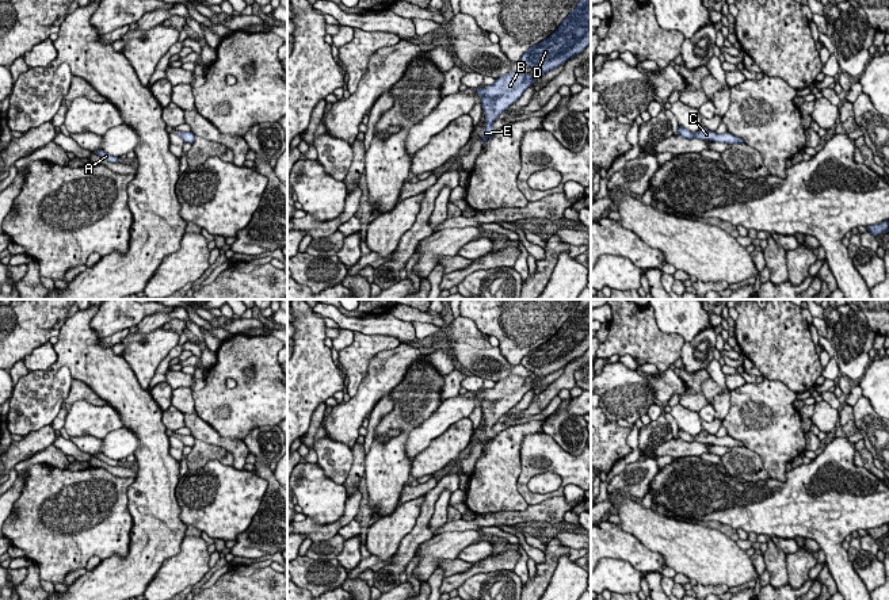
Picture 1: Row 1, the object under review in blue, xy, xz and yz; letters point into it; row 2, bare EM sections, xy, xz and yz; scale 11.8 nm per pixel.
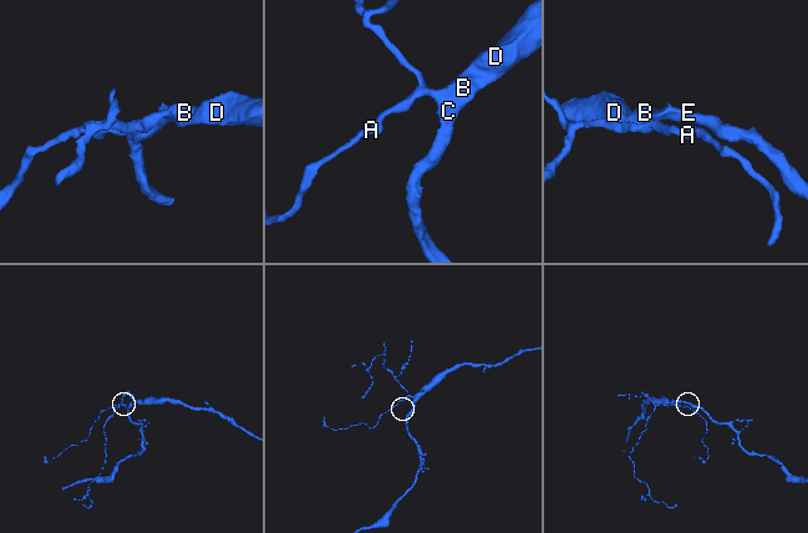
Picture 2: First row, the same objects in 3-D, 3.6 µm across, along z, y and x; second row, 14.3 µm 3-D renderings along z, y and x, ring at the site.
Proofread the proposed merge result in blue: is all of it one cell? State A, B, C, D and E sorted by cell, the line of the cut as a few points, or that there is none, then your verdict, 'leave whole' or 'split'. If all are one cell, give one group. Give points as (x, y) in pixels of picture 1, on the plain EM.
groups A B C D E; cut none; leave whole

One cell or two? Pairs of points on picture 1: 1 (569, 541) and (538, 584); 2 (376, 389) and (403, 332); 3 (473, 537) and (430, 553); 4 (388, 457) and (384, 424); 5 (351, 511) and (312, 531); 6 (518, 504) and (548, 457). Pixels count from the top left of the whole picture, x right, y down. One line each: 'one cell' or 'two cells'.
1: two cells
2: two cells
3: one cell
4: one cell
5: one cell
6: two cells

